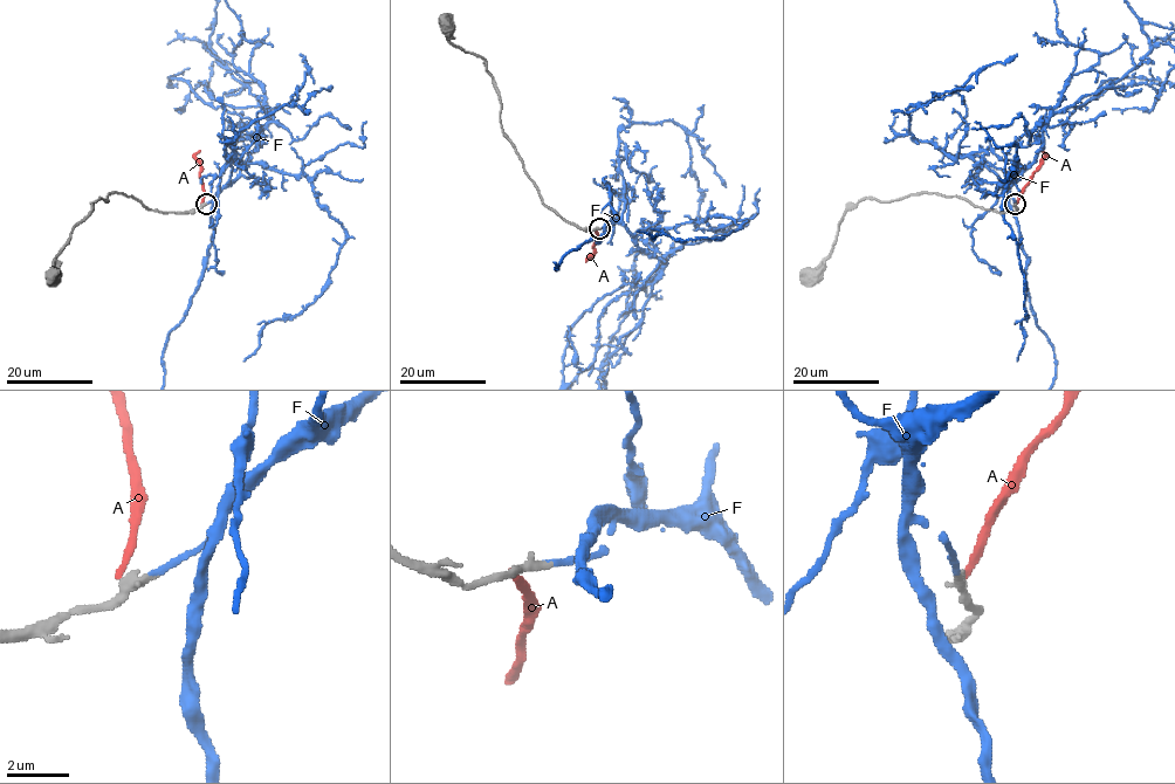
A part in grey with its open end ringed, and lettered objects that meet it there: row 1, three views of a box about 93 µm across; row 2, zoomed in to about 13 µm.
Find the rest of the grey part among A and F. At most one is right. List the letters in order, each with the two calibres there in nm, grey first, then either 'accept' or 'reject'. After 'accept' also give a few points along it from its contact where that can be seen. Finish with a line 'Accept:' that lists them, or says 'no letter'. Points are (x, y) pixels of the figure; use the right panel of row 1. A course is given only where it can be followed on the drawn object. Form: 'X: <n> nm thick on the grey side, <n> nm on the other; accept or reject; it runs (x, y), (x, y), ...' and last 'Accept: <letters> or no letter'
A: 360 nm thick on the grey side, 200 nm on the other; reject
F: 280 nm thick on the grey side, 200 nm on the other; accept
Accept: F

